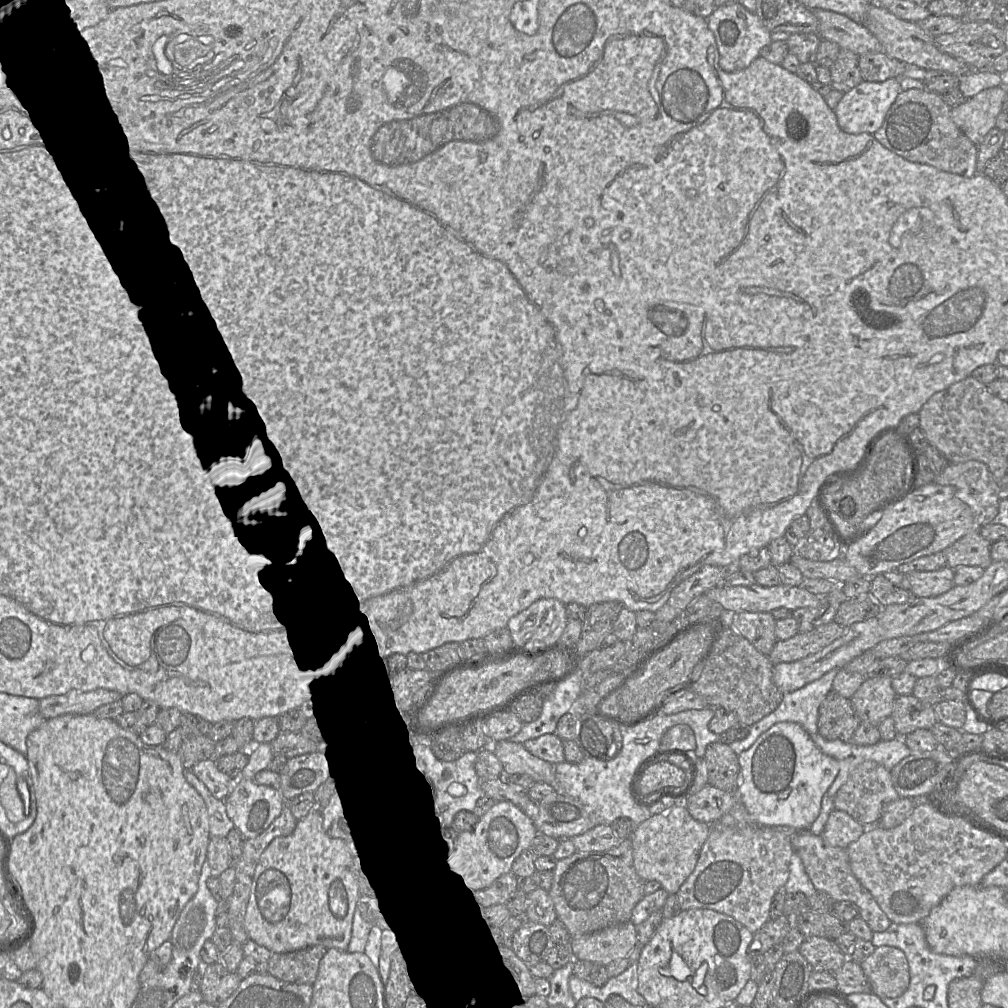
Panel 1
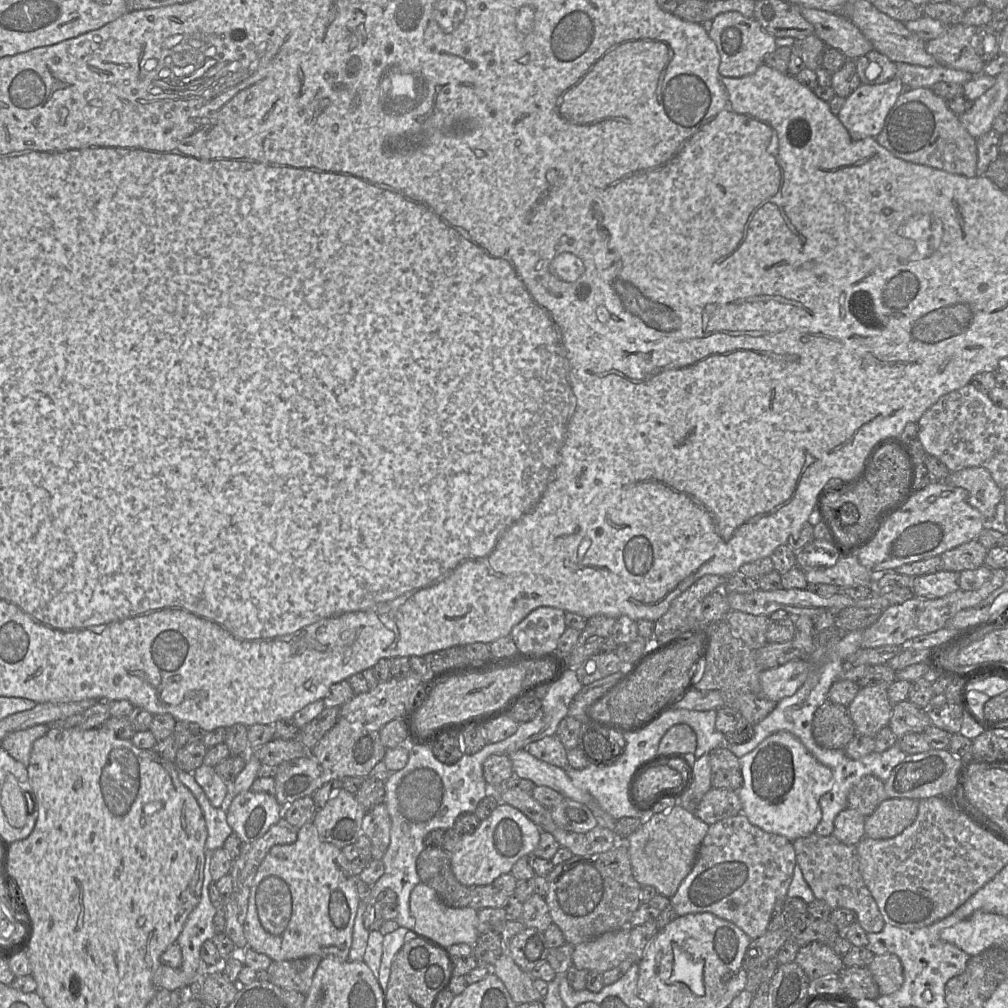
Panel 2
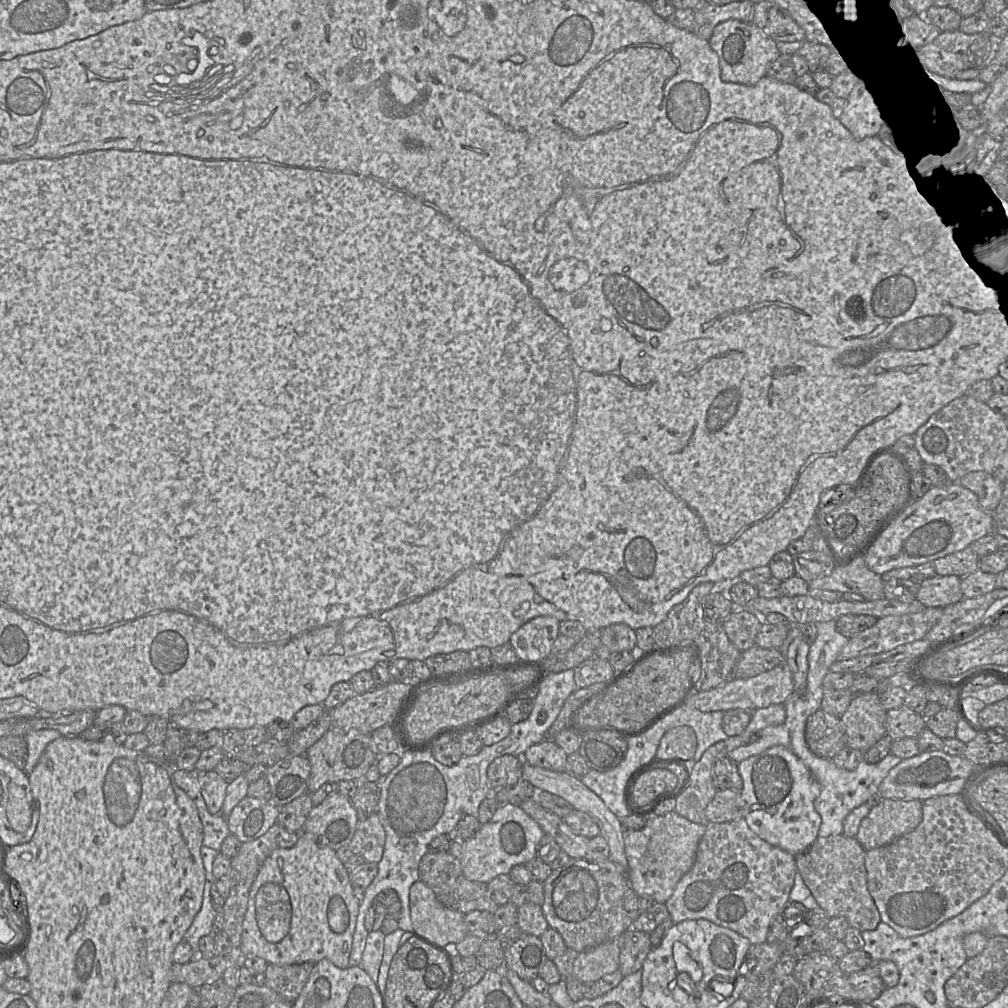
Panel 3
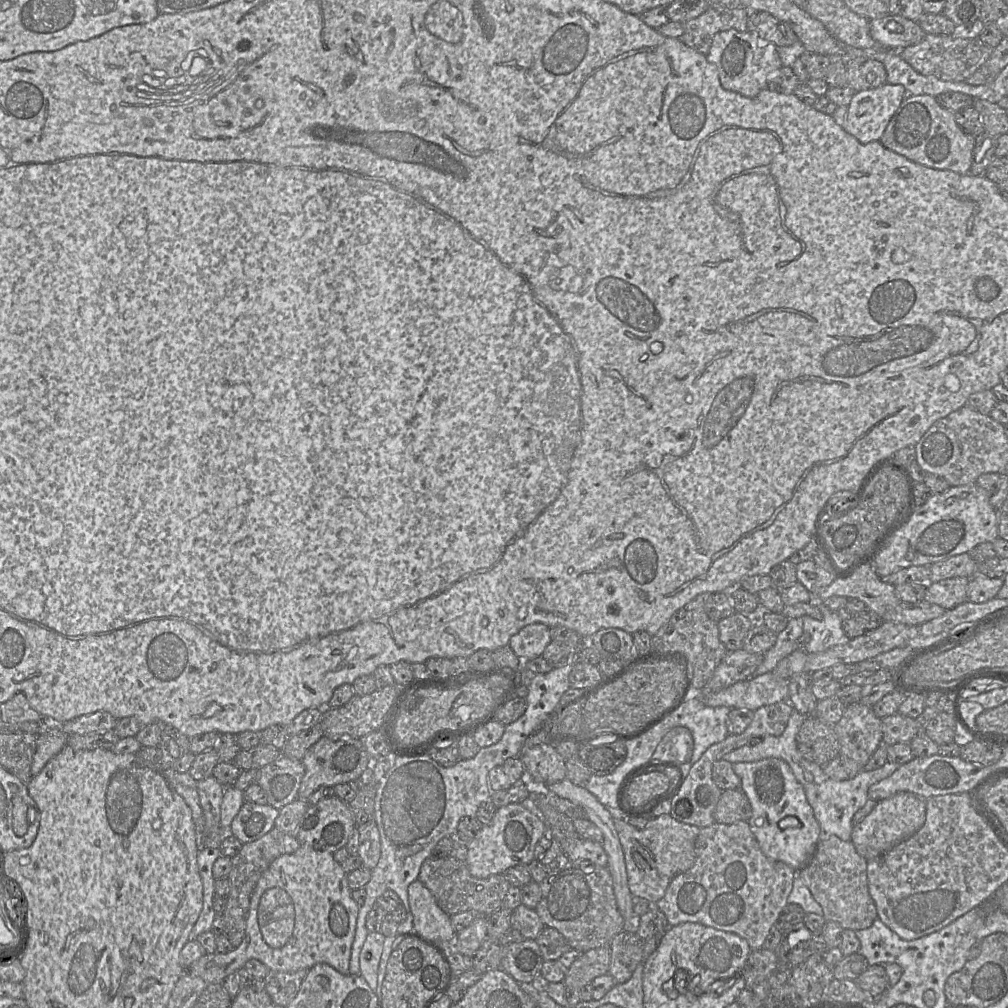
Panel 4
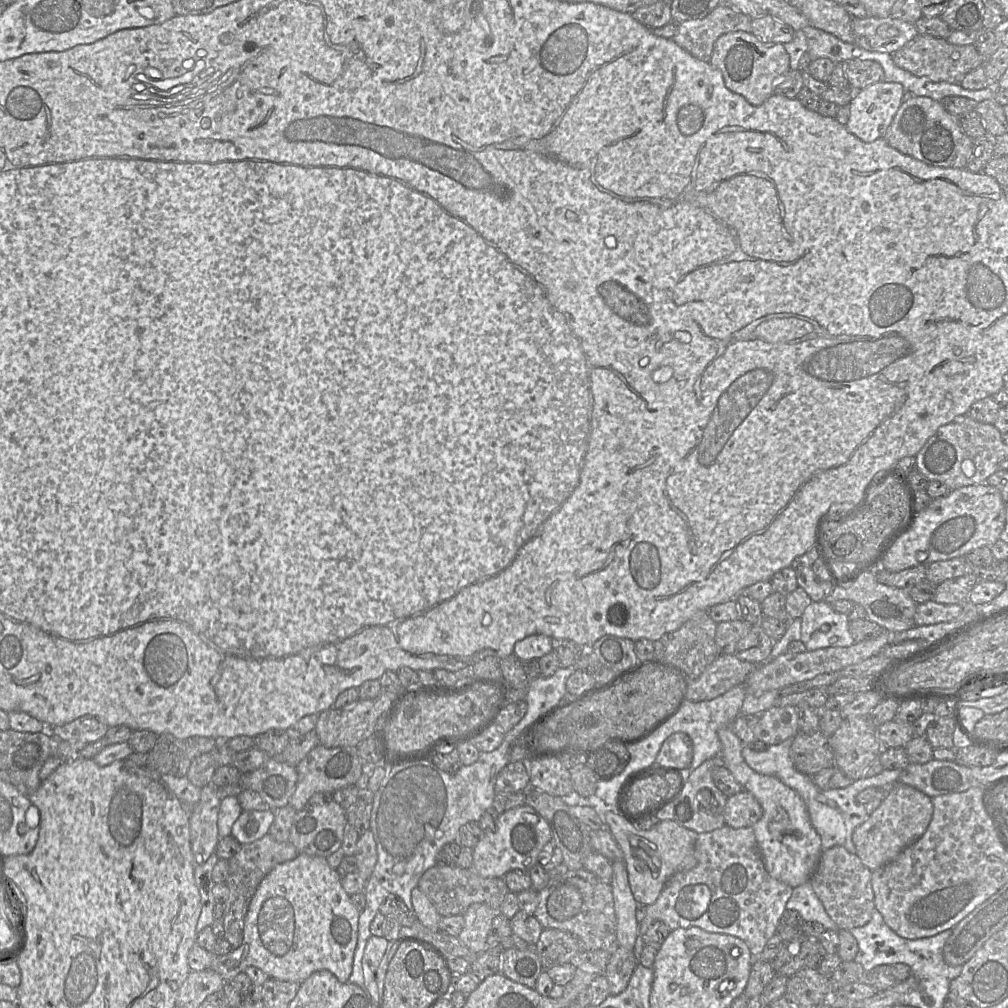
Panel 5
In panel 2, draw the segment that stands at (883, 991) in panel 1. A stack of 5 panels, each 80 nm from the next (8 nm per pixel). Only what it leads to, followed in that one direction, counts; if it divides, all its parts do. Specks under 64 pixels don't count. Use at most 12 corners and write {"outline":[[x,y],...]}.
{"outline":[[894,954],[875,955],[867,969],[880,995],[904,982]]}

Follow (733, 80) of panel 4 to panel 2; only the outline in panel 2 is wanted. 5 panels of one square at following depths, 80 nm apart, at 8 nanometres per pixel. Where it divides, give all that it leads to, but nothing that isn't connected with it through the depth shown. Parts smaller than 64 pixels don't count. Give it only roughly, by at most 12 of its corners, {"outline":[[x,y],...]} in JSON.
{"outline":[[717,15],[707,27],[719,73],[753,74],[777,48],[754,17]]}

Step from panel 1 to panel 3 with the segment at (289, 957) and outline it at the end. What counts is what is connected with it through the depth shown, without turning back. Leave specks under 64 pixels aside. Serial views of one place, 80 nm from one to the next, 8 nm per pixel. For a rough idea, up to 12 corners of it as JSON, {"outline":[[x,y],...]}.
{"outline":[[312,962],[268,963],[265,985],[294,1002],[308,982]]}

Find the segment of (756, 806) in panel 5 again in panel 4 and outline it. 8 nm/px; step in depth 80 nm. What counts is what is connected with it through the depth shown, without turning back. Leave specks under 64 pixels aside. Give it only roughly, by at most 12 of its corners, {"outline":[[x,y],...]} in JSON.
{"outline":[[724,790],[714,820],[748,821],[751,805],[741,790]]}

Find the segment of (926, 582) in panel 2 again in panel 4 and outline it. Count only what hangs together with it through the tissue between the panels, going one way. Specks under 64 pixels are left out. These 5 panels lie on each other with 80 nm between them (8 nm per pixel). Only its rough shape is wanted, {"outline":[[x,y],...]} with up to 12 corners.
{"outline":[[970,578],[928,585],[924,600],[945,610],[968,601]]}

